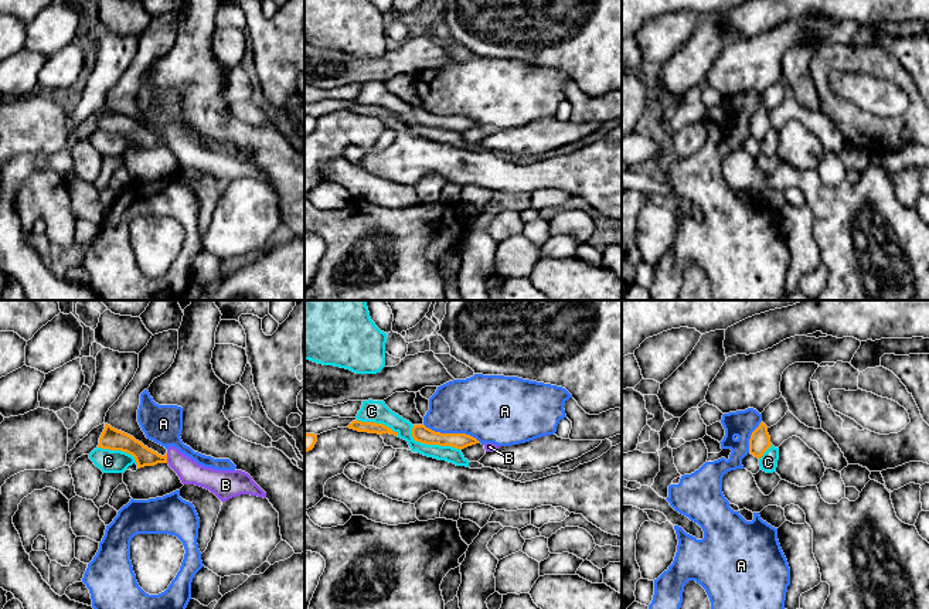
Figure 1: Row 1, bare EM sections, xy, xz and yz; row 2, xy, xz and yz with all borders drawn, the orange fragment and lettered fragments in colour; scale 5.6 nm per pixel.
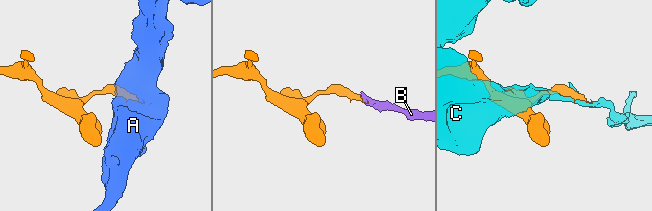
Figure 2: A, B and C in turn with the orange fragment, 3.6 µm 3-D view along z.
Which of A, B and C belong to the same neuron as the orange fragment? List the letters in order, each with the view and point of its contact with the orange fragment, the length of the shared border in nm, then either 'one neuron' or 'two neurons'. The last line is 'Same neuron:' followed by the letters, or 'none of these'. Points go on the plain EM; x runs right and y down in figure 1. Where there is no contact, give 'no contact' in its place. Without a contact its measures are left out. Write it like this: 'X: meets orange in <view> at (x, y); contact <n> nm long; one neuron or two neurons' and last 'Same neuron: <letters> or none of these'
A: meets orange in xz at (452, 116); contact 340 nm long; two neurons
B: meets orange in xy at (166, 140); contact 60 nm long; one neuron
C: meets orange in xz at (432, 126); contact 320 nm long; two neurons
Same neuron: B

